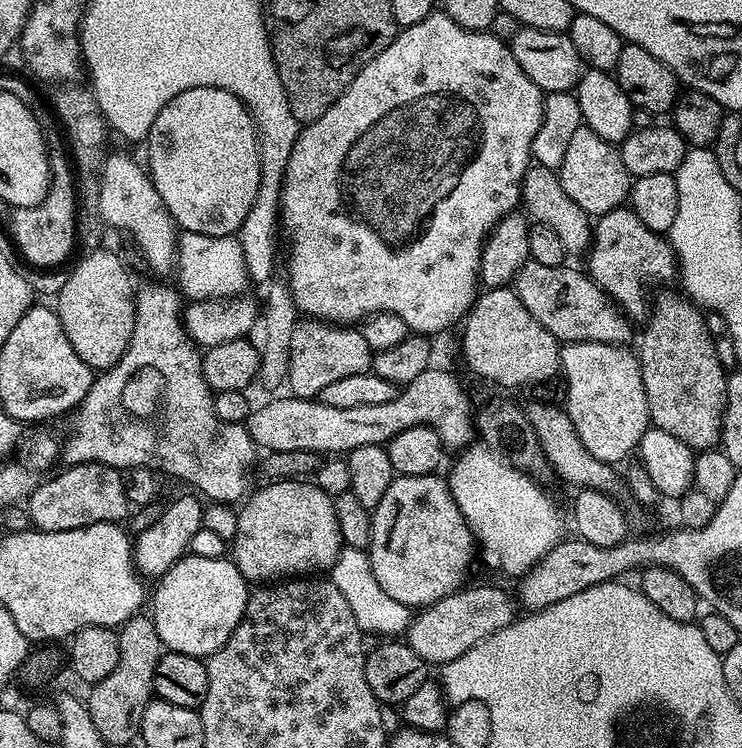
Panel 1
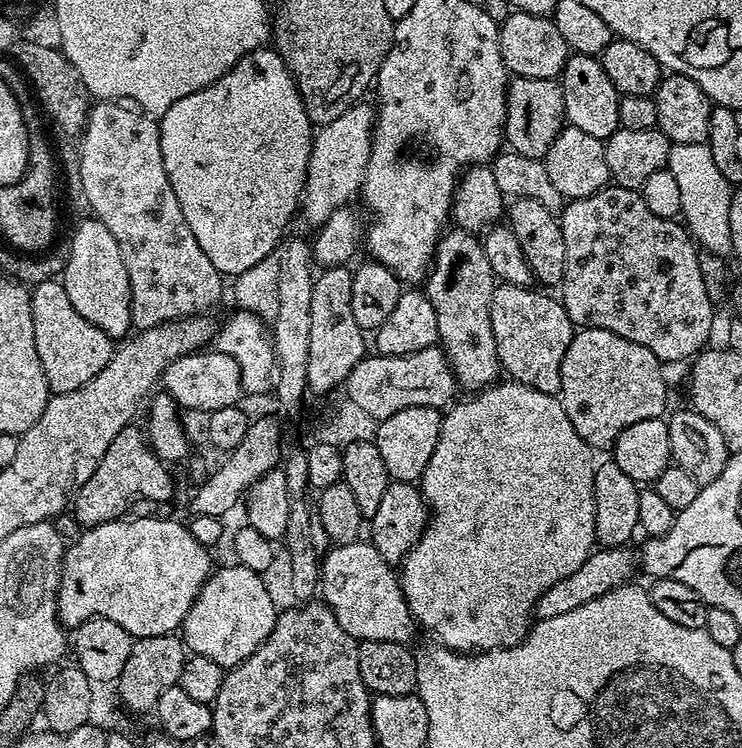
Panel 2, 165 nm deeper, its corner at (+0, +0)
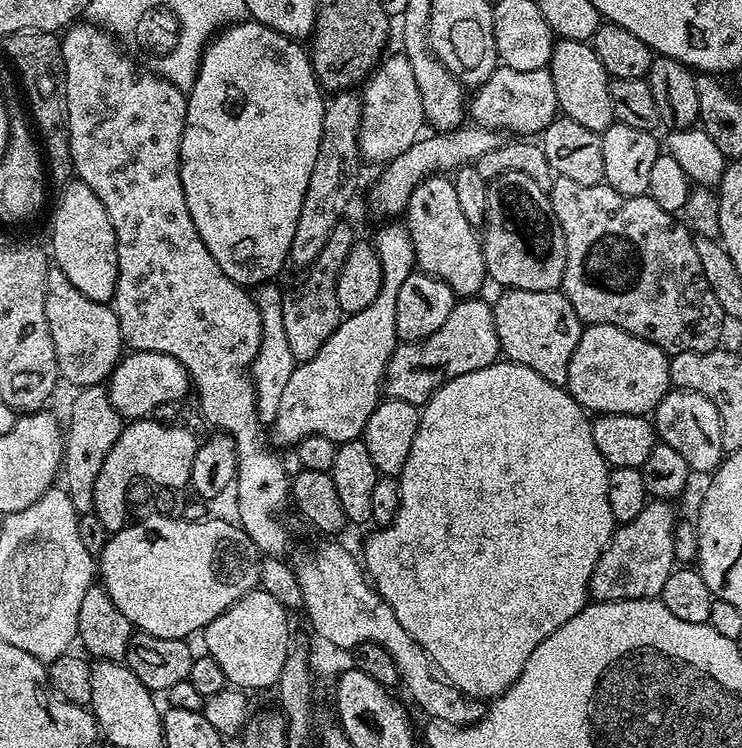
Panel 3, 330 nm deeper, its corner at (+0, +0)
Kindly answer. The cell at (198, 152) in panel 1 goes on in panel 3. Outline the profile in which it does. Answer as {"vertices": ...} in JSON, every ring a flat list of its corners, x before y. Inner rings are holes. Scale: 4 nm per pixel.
{"vertices":[[245,18,239,24,223,29,219,35,208,41,204,55,200,57,200,69,194,86,186,92,188,109,180,143,180,177,182,190,186,194,186,210,190,210,190,218,194,218,194,226,198,226,202,242,206,242,206,250,214,254,214,262,222,266,224,273,235,284,259,286,275,281,275,276,283,270,284,264,289,263,288,251,294,240,294,230,298,226,302,198,306,198,306,186,310,186,310,170,314,170,314,161,318,159,318,142,322,142,326,96,316,80,309,53,305,49,303,52,296,44,299,43,293,37,283,36,270,26]]}

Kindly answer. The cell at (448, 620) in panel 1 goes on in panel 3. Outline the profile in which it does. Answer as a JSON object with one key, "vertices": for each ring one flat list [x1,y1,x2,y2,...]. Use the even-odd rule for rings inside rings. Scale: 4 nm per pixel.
{"vertices":[[652,500,629,524,621,524,612,534,612,541,604,547,604,553,594,566,594,574,588,583,591,599,650,600,659,597,666,578,677,563,674,554,674,530,678,515,667,500]]}

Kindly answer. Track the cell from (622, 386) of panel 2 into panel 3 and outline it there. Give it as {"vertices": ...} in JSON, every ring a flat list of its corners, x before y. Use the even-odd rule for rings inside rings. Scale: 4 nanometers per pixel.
{"vertices":[[589,324,581,331,580,341,570,358,568,393,592,414,655,413,658,402,670,391,668,353,632,336,618,326]]}

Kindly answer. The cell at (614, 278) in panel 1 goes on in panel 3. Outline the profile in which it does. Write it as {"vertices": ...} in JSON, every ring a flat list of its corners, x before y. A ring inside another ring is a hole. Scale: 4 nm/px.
{"vertices":[[556,176,547,194,554,218,558,218,566,238,562,291,570,306,574,306,574,314,585,325,618,326,618,330,626,330,658,346,669,357,683,352,715,352,721,347,720,335,726,317,722,306,718,306,718,298,714,298,714,290,710,290,710,282,706,282,706,274,702,274,693,233,683,219,662,210,646,194,623,196,603,182,581,186,570,178]]}

